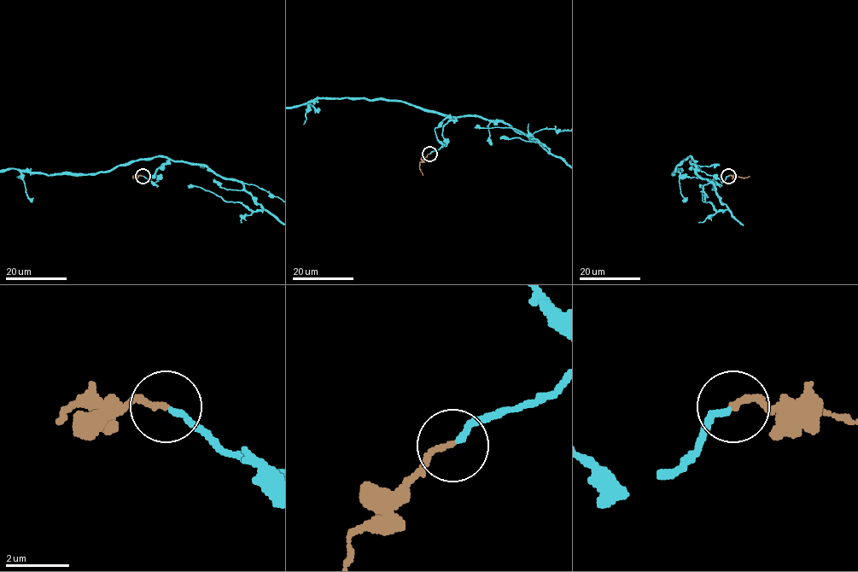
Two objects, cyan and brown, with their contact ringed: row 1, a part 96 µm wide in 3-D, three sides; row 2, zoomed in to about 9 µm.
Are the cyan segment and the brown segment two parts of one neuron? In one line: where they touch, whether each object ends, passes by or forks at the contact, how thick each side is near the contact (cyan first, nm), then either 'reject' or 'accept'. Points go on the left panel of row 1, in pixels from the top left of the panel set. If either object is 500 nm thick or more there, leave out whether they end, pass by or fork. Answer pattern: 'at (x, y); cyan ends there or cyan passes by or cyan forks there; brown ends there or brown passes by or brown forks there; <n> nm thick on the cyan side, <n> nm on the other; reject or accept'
at (142, 176); cyan ends there; brown ends there; 200 nm thick on the cyan side, 180 nm on the other; accept

